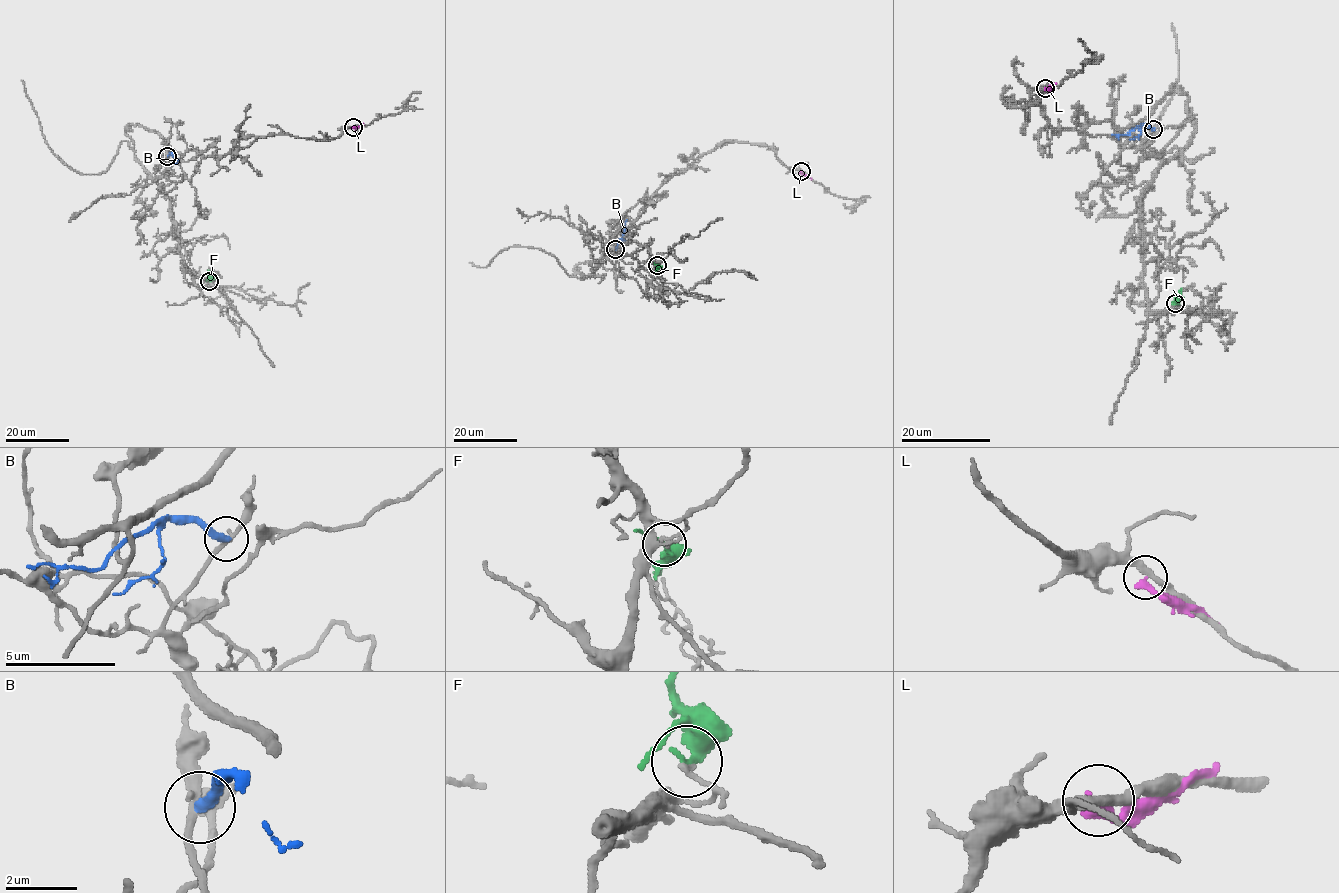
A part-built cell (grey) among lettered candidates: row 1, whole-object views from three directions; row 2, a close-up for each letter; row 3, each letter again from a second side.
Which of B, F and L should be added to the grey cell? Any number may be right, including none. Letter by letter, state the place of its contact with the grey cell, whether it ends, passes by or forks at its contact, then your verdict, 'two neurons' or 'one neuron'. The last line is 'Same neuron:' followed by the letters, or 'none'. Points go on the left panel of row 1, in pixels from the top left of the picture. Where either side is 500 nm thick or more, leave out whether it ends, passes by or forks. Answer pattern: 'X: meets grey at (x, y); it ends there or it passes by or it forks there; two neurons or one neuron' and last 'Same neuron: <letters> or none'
B: meets grey at (167, 156); it ends there; two neurons
F: meets grey at (209, 281); it passes by; two neurons
L: meets grey at (353, 127); it ends there; two neurons
Same neuron: none

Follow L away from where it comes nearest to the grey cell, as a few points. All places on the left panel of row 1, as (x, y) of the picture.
L: (352, 127), (364, 124)

